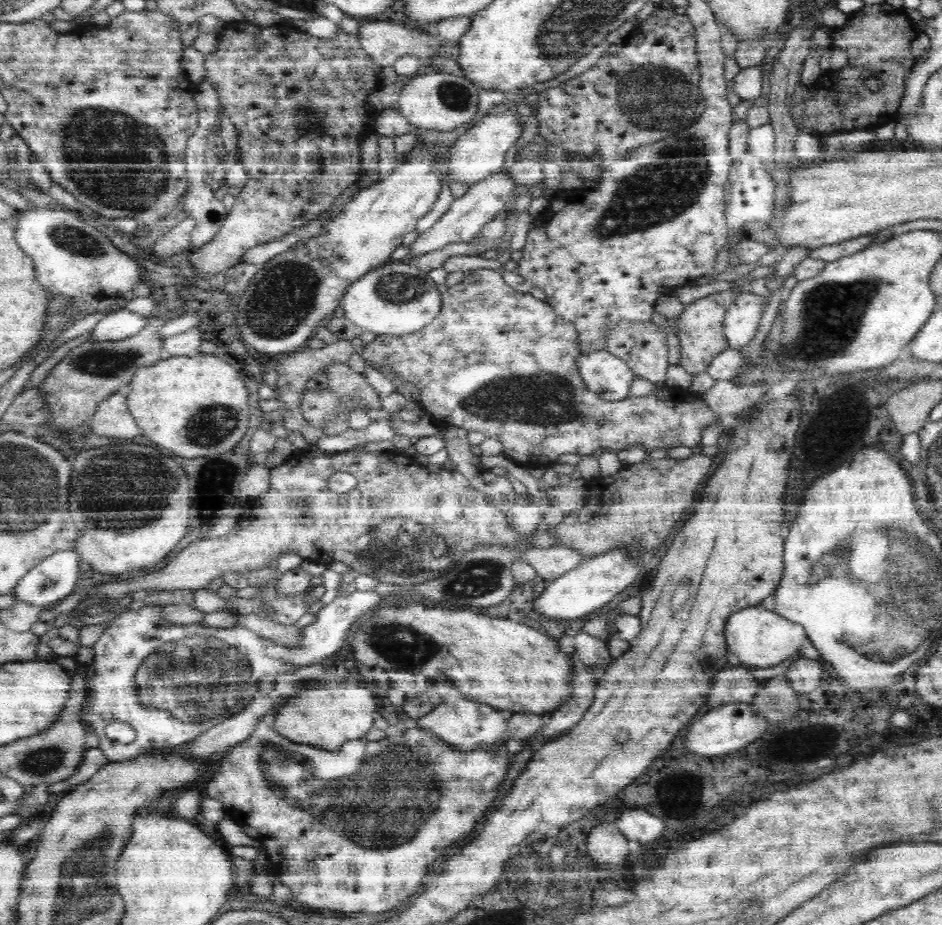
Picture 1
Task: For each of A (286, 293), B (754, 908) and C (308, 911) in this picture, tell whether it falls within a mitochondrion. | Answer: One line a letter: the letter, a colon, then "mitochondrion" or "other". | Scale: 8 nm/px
A: mitochondrion
B: mitochondrion
C: other

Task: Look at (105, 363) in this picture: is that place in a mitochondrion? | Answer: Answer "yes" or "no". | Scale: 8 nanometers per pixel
yes

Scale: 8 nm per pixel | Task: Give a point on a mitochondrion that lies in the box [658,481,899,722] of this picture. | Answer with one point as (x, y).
(702, 665)

